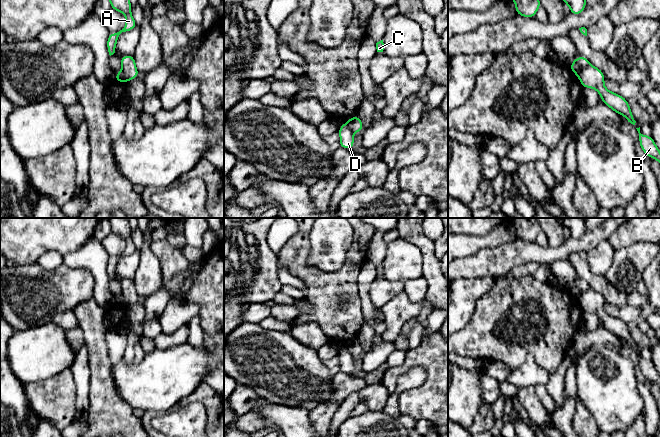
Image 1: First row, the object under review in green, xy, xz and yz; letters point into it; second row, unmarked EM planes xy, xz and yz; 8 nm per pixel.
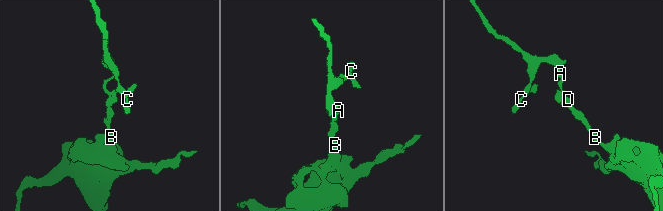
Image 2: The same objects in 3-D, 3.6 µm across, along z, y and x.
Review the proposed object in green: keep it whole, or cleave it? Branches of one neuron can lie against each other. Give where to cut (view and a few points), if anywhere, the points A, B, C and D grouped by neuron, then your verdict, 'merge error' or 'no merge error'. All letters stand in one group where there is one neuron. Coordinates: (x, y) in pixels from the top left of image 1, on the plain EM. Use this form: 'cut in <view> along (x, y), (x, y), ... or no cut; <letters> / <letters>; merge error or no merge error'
cut in yz along (589, 288), (578, 300); A C / B D; merge error

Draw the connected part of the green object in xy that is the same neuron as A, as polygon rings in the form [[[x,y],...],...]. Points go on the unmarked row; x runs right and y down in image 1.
[[[107,218],[110,224],[111,233],[122,236],[126,240],[126,248],[122,254],[117,257],[110,257],[107,264],[107,273],[109,279],[116,275],[116,266],[122,256],[133,254],[137,251],[131,238],[131,227],[128,218]]]

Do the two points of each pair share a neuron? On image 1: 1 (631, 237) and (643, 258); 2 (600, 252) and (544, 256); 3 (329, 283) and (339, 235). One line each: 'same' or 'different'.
1: different
2: different
3: different

